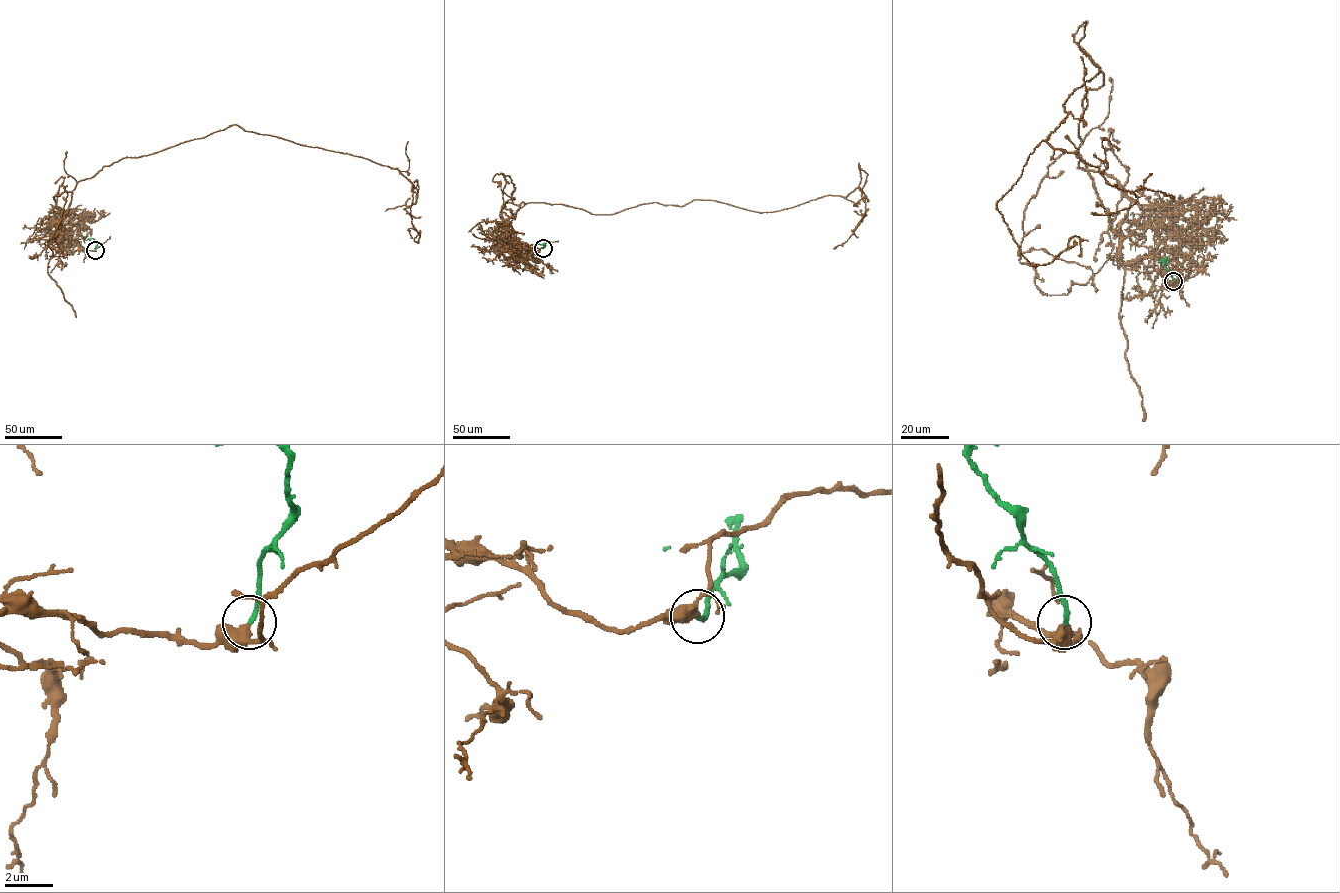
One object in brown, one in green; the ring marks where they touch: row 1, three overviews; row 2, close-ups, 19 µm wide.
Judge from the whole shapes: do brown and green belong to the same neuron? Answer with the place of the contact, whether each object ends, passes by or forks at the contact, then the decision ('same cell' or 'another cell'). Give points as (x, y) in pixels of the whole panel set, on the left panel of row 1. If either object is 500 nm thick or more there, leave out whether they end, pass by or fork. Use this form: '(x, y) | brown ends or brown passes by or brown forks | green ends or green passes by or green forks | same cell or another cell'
(95, 250) | brown passes by | green ends | same cell

